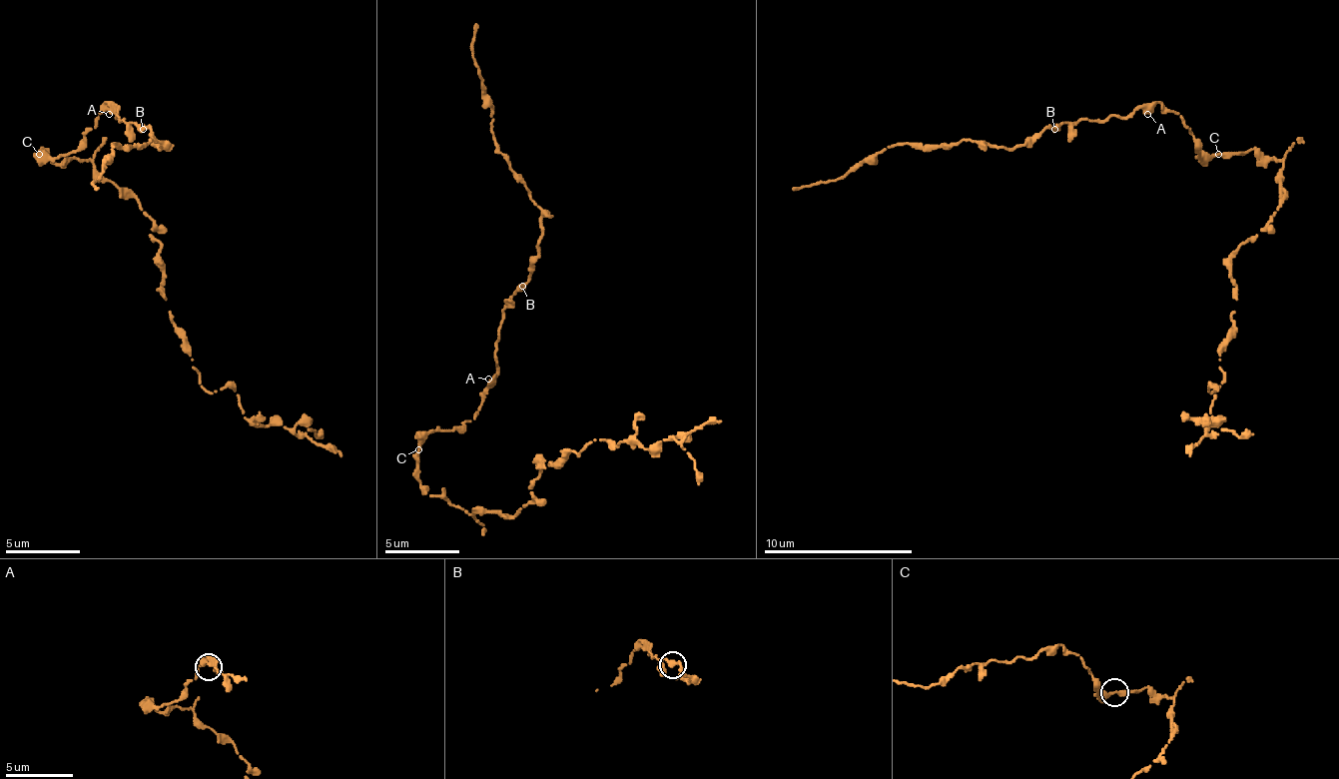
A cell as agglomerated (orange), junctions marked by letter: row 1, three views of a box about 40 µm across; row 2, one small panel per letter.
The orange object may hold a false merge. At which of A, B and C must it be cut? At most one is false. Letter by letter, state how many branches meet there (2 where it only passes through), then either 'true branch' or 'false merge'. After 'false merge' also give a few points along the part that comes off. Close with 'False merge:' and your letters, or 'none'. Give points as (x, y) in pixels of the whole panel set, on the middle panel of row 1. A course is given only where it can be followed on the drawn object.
A: 2 | true branch
B: 2 | true branch
C: 2 | false merge | (417, 449), (428, 494), (514, 517), (533, 498), (540, 461), (555, 464), (593, 438), (652, 449), (720, 420)
False merge: C

